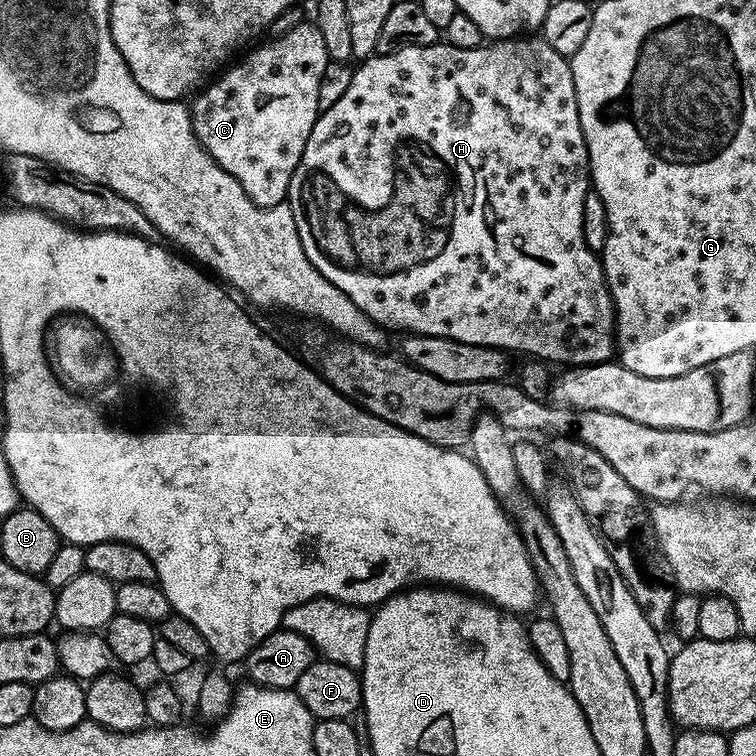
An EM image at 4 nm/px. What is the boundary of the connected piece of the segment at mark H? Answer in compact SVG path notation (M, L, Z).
M513 38L510 40L498 40L485 43L478 48L462 50L458 46L447 42L434 44L415 44L394 50L390 54L373 54L363 61L352 74L350 86L346 94L330 106L330 110L321 112L314 122L314 130L310 130L310 138L306 142L306 150L302 150L302 158L294 170L294 178L290 178L288 187L288 208L294 214L294 226L298 226L298 238L302 238L302 250L306 250L306 258L322 275L354 306L358 306L371 318L374 324L383 326L385 329L397 328L400 334L414 336L437 336L438 338L454 338L458 342L477 344L487 348L499 348L505 353L525 352L528 358L535 358L553 365L579 366L582 364L607 364L613 359L616 350L616 311L612 305L612 295L608 289L608 283L604 277L604 266L601 257L586 246L586 238L582 234L582 202L586 202L586 194L590 190L590 173L588 170L588 151L586 150L586 138L582 134L582 122L578 118L578 102L574 94L574 78L569 57L558 54L544 41L543 38Z

